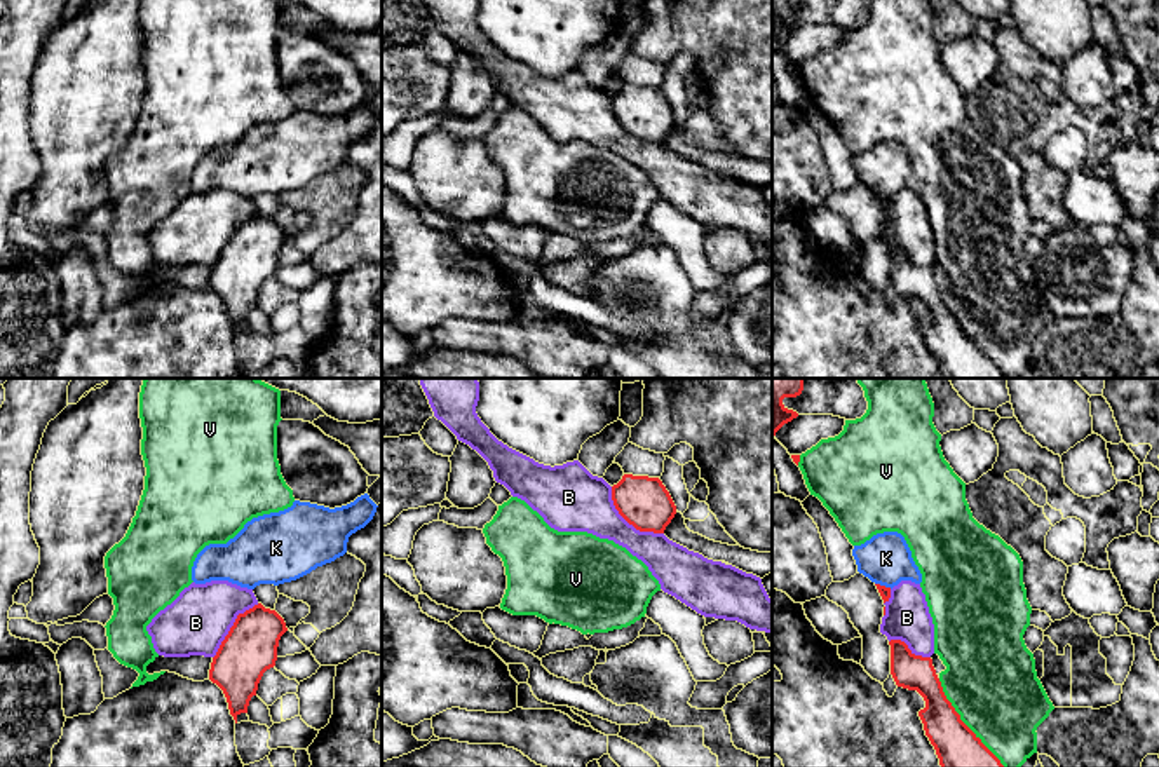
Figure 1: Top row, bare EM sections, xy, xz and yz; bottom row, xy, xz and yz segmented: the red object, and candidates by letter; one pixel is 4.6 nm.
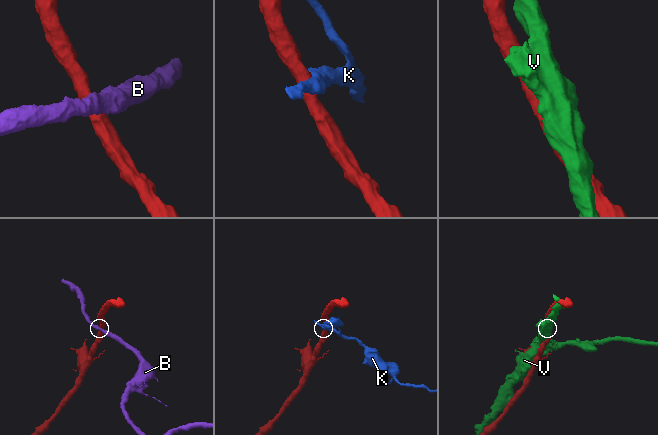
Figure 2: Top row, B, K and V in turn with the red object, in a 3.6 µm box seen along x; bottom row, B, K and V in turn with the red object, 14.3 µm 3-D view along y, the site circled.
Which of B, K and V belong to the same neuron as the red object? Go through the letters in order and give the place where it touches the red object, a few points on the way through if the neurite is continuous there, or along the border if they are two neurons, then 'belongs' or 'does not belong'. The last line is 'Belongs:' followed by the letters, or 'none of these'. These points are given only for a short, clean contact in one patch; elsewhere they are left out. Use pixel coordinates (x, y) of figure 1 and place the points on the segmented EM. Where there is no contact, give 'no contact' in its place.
B: meets red in xz at (628, 522); border along xz (610, 487), (614, 508), (630, 523), (640, 530), (663, 534); does not belong
K: meets red in yz at (884, 586); does not belong
V: meets red in yz at (962, 722); does not belong
Belongs: none of these

